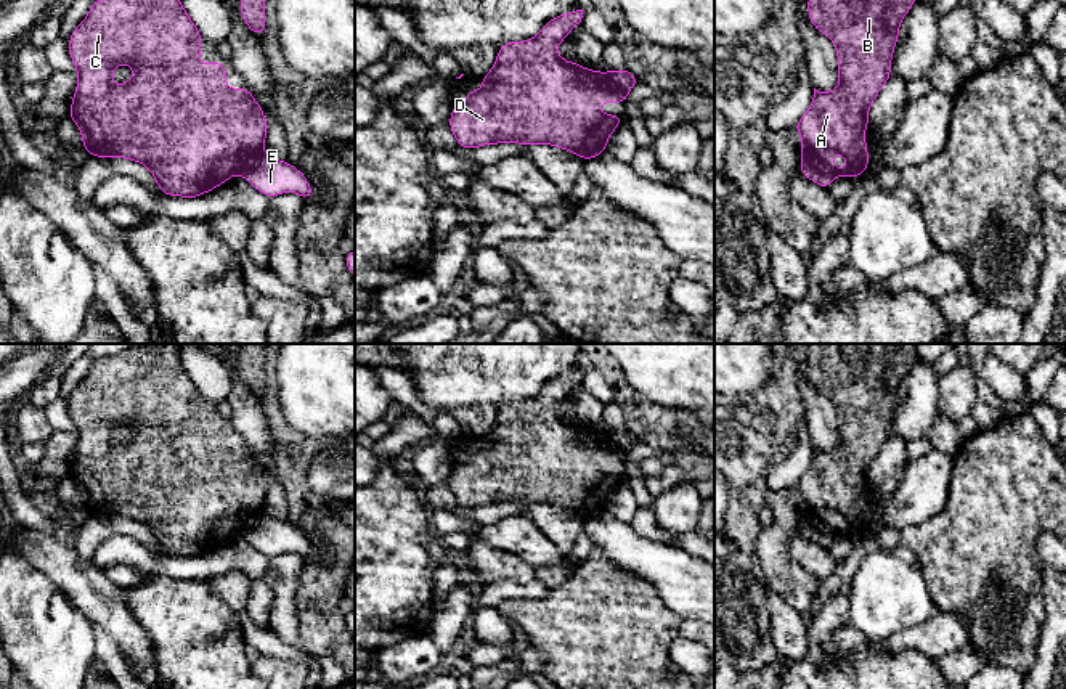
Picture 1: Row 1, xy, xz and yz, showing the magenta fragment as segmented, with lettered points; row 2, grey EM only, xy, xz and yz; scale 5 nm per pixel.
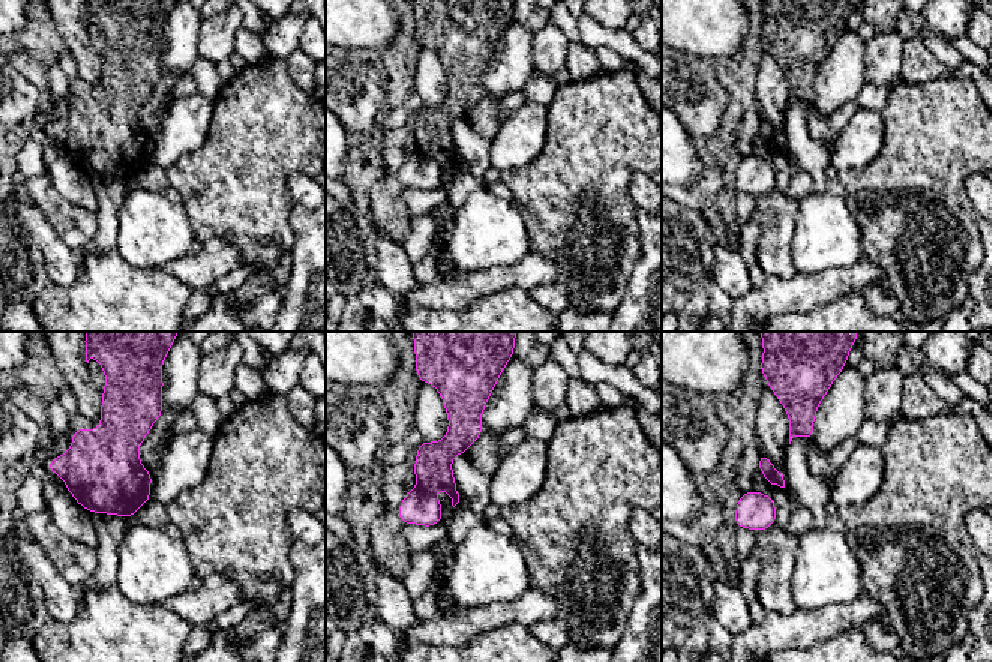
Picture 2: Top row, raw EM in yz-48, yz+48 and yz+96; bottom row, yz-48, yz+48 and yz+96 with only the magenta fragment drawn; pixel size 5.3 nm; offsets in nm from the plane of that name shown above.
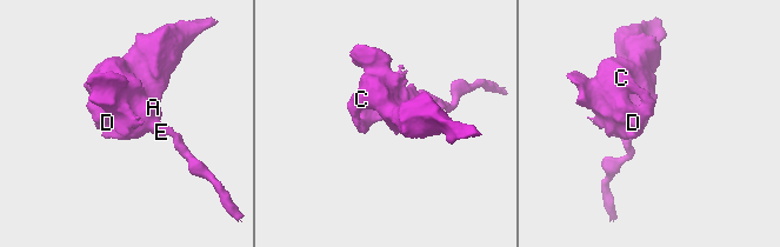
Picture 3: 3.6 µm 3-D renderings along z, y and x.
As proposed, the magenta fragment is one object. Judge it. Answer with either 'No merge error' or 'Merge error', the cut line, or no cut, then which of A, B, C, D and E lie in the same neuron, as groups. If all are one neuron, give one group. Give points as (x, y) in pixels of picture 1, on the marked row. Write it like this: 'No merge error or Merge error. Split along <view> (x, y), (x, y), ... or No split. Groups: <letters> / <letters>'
Merge error. Split along yz (803, 154), (813, 154), (835, 175). Groups: A B C D / E

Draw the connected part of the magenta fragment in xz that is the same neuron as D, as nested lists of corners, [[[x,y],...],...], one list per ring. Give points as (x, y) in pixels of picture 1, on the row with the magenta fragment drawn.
[[[583,10],[547,21],[536,37],[498,50],[480,90],[453,106],[450,130],[461,148],[483,145],[552,145],[581,159],[605,153],[623,116],[600,112],[597,103],[623,103],[597,72],[557,55],[557,45],[581,22]]]

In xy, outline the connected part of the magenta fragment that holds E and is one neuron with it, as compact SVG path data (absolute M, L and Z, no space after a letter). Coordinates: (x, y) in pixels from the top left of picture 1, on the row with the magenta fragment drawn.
M265 151L249 157L241 175L266 198L286 191L297 193L302 199L310 199L315 194L307 177L297 167L271 157Z

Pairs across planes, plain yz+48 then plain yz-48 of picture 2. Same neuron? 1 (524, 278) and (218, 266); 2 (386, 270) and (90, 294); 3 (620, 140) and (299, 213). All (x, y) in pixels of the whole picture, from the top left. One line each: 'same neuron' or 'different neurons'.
1: same neuron
2: different neurons
3: different neurons

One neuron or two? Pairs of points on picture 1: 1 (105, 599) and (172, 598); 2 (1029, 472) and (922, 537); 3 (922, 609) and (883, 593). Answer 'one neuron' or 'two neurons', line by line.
1: two neurons
2: one neuron
3: one neuron

